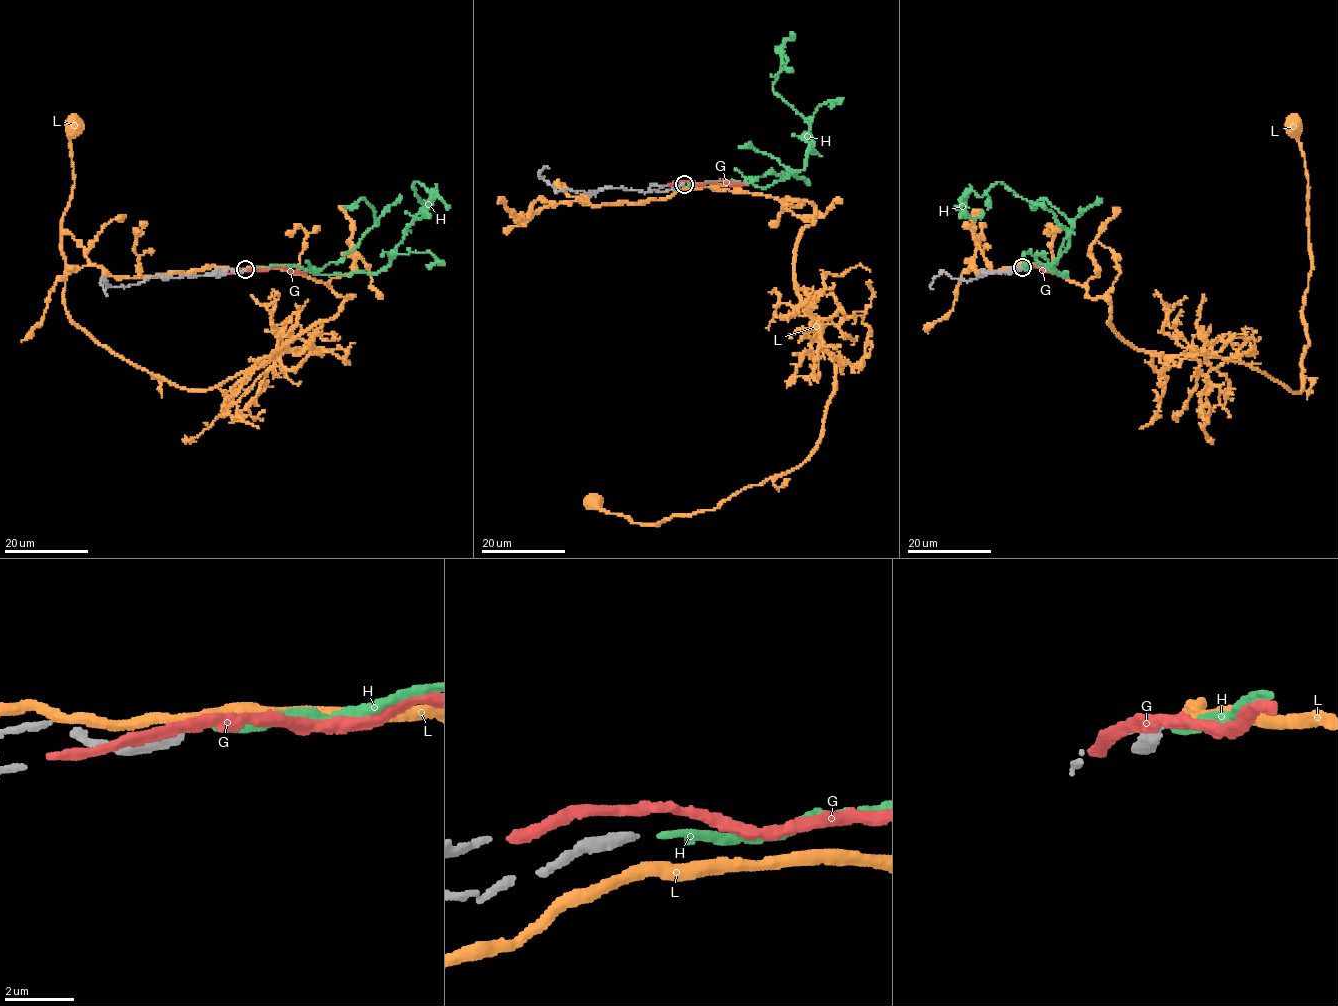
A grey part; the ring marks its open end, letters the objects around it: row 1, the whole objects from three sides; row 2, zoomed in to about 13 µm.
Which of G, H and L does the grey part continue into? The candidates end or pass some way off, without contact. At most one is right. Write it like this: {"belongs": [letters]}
{"belongs": []}

